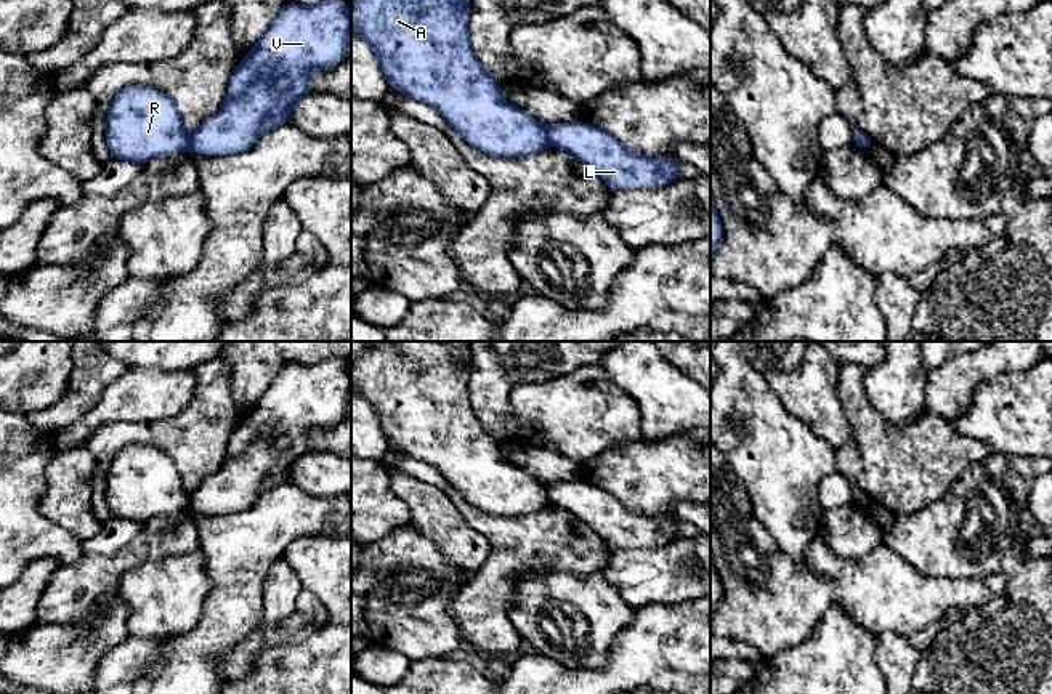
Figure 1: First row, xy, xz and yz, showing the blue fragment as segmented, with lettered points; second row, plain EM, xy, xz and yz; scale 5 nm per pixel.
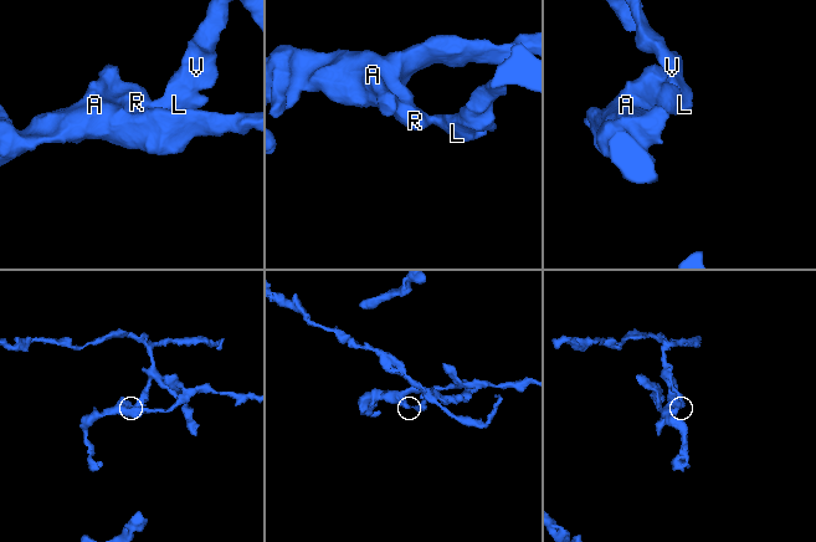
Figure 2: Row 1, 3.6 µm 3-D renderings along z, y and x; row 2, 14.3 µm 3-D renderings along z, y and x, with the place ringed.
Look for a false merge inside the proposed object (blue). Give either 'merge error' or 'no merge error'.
merge error

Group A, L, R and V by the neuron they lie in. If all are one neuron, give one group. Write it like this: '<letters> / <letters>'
A R / L V

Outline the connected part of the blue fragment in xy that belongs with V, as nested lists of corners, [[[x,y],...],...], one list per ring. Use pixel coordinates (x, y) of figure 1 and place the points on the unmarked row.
[[[346,359],[285,364],[233,431],[216,476],[189,494],[189,508],[205,514],[250,508],[265,490],[290,481],[292,465],[311,452],[308,433],[337,426],[350,399]]]

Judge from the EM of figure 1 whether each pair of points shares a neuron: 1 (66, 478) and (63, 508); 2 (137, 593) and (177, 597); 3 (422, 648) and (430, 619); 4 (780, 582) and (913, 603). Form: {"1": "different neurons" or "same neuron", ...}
{"1": "same neuron", "2": "same neuron", "3": "same neuron", "4": "same neuron"}

